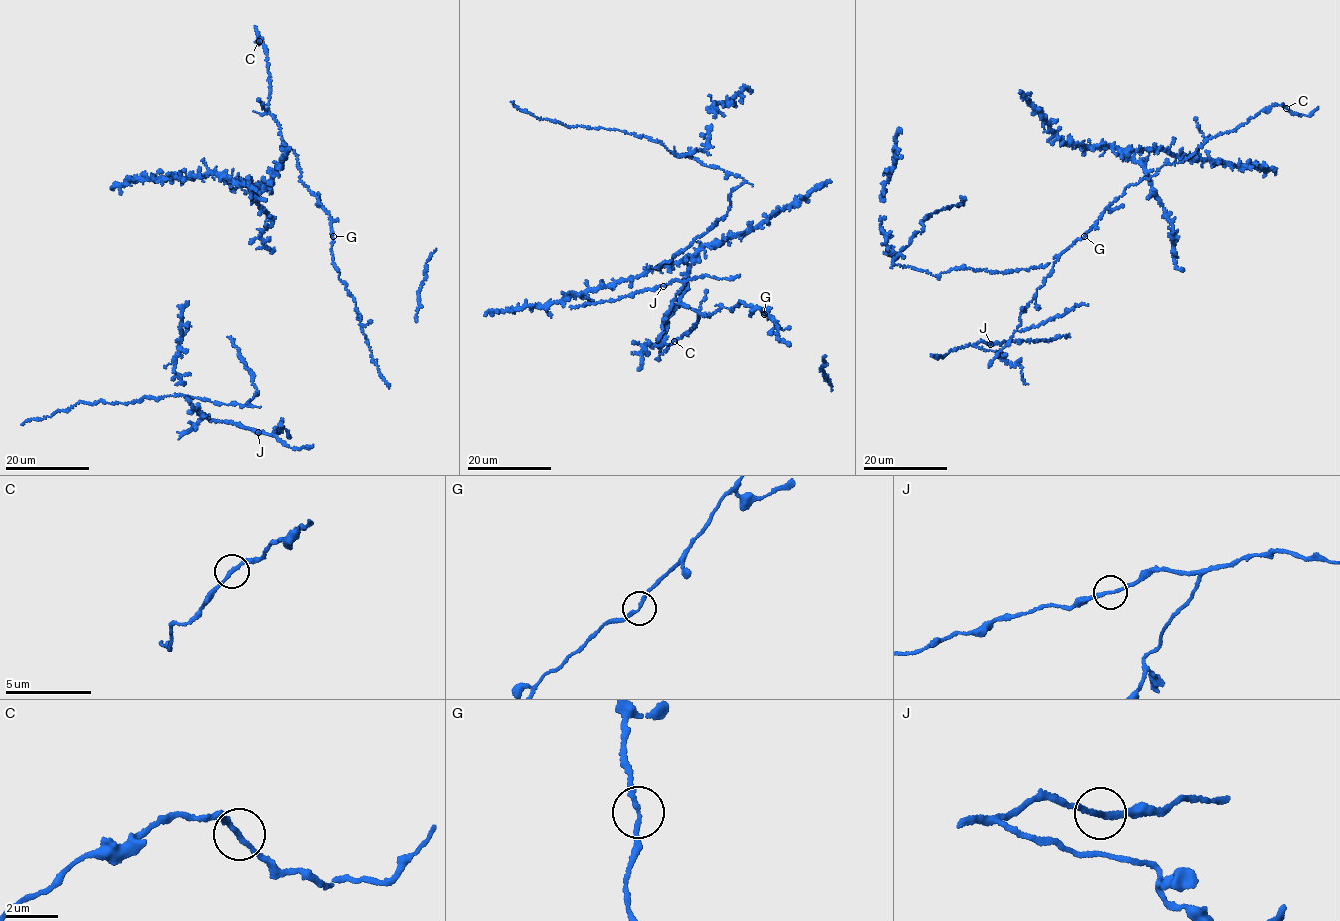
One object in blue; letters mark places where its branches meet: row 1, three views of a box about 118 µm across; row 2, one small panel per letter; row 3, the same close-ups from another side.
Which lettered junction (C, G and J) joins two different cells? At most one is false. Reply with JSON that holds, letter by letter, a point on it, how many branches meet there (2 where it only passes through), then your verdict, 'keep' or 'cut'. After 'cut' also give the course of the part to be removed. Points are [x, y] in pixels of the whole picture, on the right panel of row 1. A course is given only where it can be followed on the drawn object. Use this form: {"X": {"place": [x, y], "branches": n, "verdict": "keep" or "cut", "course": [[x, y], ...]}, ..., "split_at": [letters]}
{"C": {"place": [1286, 108], "branches": 2, "verdict": "keep"}, "G": {"place": [1084, 236], "branches": 2, "verdict": "keep"}, "J": {"place": [990, 344], "branches": 2, "verdict": "keep"}, "split_at": []}

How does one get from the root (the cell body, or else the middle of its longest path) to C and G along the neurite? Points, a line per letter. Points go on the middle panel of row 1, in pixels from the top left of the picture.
C: (775, 324), (766, 309), (764, 313), (741, 302), (708, 317), (698, 314), (692, 329), (674, 341)
G: (775, 324), (777, 322), (769, 317), (766, 309), (763, 309), (764, 313)

